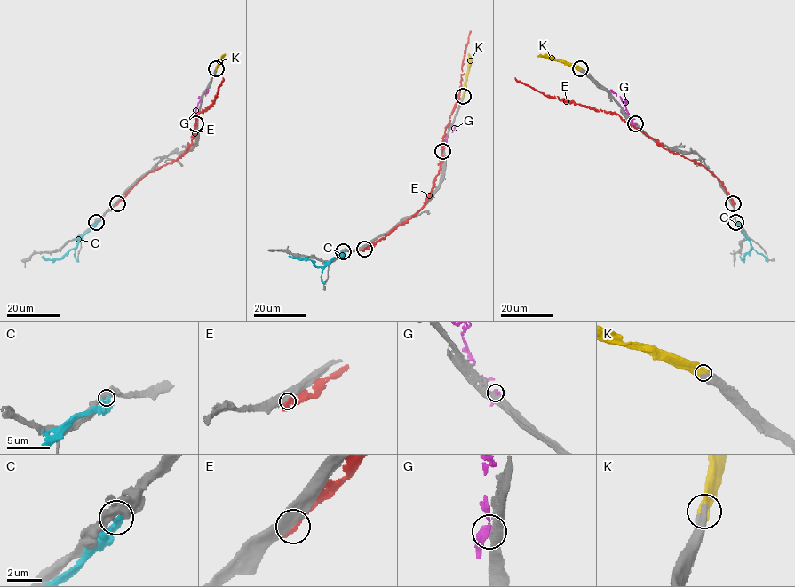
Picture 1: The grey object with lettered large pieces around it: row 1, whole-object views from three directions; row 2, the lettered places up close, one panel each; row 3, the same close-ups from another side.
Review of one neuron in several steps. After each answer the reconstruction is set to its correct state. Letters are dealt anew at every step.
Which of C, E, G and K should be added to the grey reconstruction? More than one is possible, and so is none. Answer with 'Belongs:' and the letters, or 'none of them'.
Belongs: K

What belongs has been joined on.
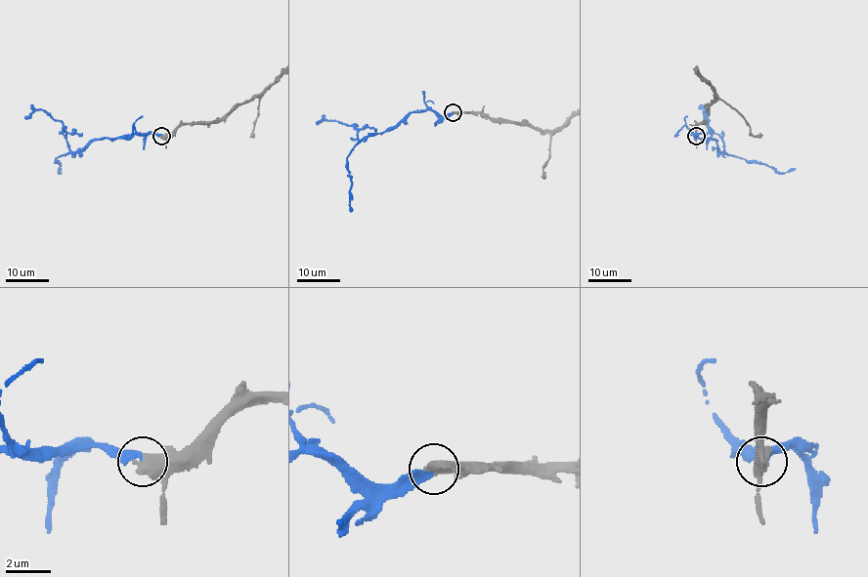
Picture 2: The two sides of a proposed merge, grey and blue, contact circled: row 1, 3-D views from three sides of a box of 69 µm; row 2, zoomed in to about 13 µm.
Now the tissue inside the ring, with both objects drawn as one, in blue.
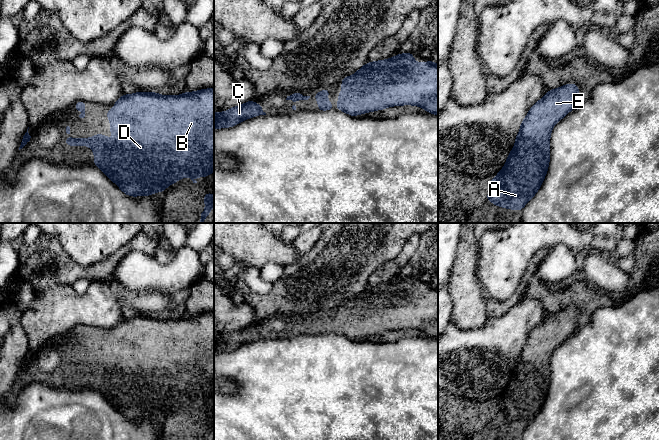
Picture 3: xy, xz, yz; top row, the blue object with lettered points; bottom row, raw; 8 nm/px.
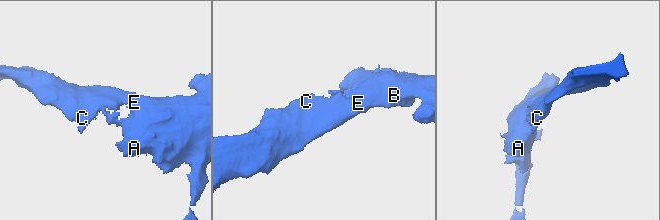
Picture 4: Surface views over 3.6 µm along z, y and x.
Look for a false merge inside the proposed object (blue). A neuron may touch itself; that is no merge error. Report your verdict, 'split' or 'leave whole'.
leave whole

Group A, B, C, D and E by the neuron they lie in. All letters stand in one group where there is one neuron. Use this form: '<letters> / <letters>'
A B C D E

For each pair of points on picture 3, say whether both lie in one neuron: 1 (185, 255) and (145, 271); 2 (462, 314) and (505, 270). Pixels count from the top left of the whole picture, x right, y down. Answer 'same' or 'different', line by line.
1: same
2: different

